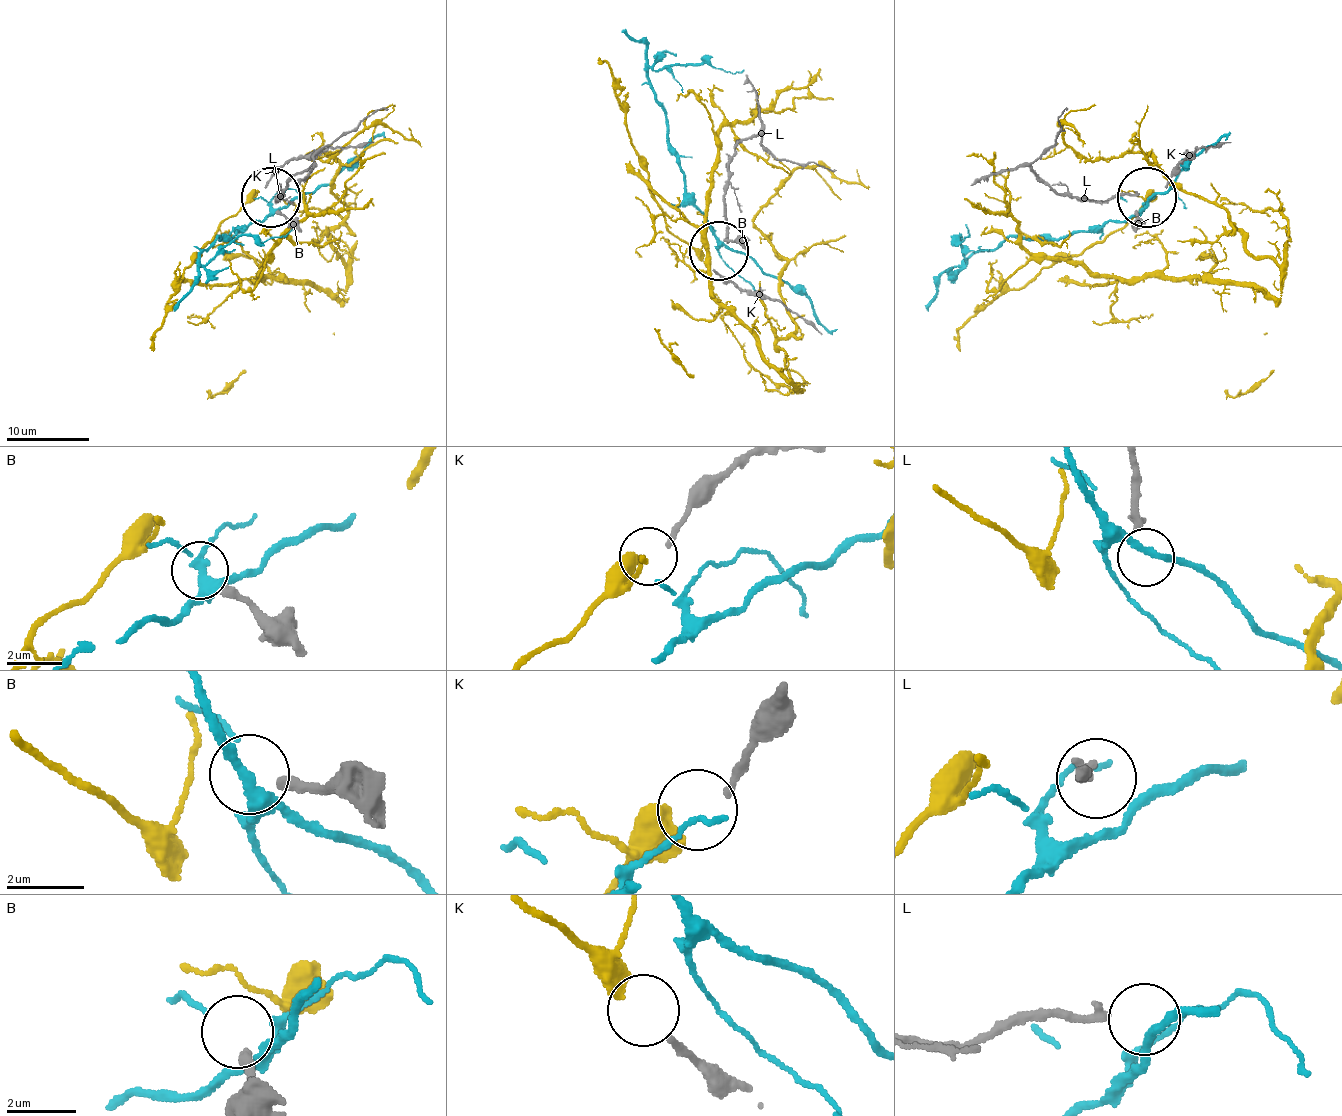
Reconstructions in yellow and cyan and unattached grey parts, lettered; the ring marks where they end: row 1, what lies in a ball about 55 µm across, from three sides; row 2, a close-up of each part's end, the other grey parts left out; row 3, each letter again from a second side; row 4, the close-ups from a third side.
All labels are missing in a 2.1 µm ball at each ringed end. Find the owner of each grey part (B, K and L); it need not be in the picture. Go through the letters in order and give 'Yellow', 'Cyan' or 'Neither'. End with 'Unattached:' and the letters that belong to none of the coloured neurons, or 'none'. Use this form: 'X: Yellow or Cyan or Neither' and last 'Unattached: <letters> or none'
B: Neither
K: Yellow
L: Neither
Unattached: B, L

